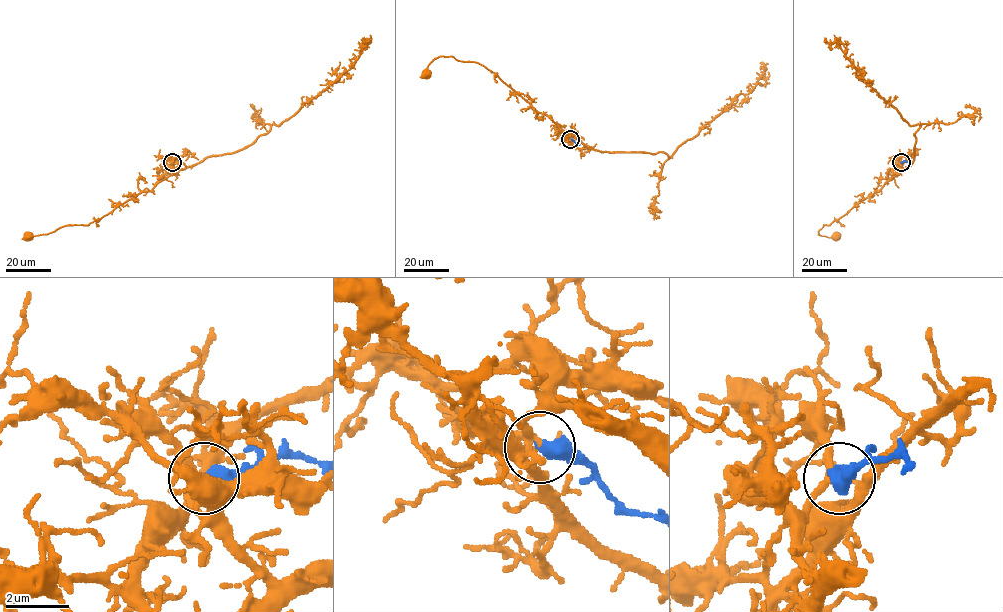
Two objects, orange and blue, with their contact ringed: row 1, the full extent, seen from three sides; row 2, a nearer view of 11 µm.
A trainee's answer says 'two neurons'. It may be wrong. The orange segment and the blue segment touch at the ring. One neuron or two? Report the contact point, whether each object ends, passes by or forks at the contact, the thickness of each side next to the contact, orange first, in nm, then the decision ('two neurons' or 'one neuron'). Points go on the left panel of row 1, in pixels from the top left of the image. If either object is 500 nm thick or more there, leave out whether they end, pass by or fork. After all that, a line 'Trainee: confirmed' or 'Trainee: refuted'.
place (172, 162); calibres 180 and 550 nm; one neuron
Trainee: refuted

